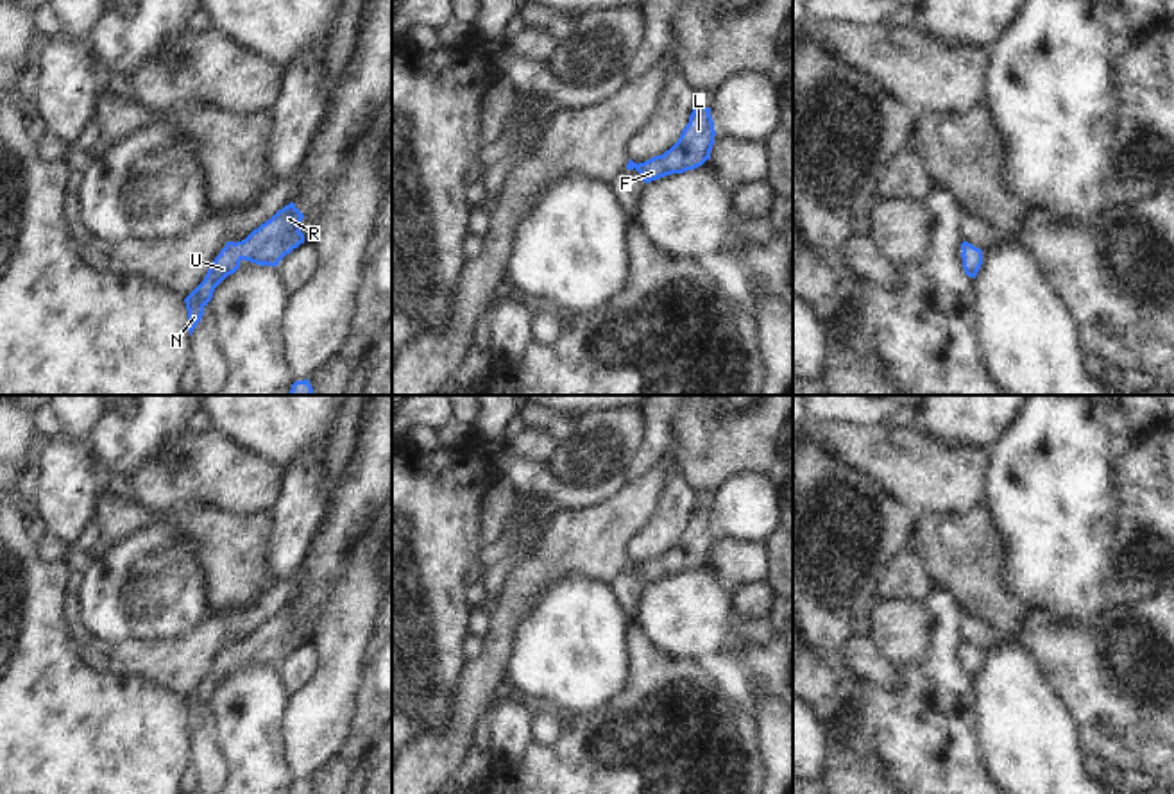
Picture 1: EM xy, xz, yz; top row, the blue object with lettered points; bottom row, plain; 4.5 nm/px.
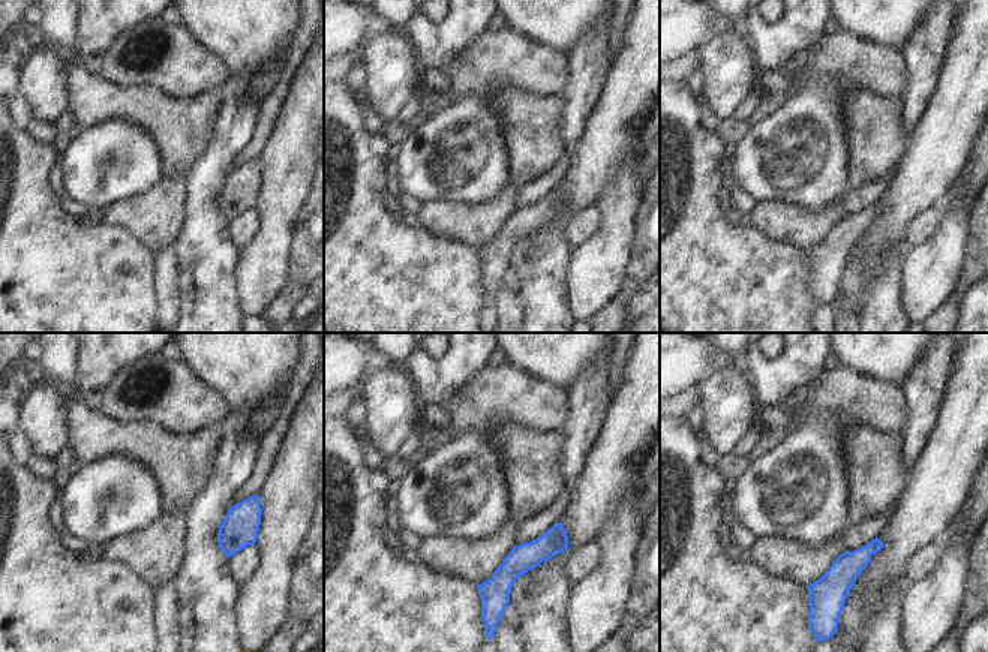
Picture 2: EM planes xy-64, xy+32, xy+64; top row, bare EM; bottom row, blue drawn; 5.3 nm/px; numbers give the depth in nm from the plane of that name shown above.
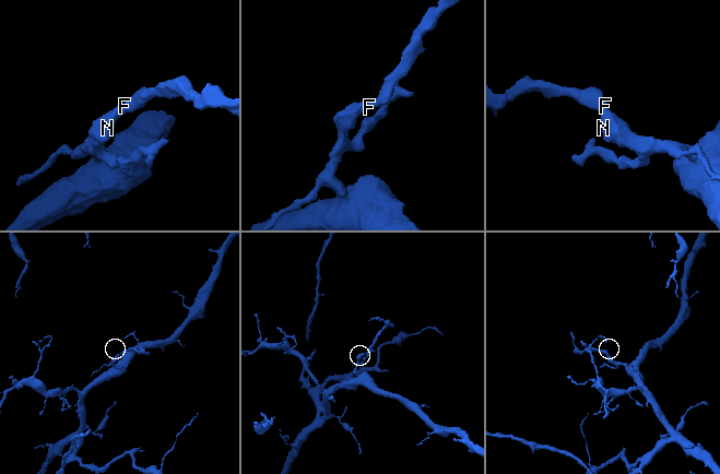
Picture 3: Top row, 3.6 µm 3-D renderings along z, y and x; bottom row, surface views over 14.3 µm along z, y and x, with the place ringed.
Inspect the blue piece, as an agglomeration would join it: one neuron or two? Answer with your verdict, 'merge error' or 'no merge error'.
no merge error

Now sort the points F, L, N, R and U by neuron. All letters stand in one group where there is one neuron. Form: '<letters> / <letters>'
F L N R U

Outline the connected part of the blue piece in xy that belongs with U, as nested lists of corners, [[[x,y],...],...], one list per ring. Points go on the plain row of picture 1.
[[[290,603],[245,640],[225,644],[204,681],[184,699],[190,737],[200,722],[215,688],[240,669],[242,660],[261,667],[277,667],[286,655],[304,644],[304,635],[301,633],[302,619],[304,615]]]

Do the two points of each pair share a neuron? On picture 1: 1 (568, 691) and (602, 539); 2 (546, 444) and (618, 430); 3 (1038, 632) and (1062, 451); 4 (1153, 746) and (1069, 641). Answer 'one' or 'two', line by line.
1: two
2: two
3: two
4: one

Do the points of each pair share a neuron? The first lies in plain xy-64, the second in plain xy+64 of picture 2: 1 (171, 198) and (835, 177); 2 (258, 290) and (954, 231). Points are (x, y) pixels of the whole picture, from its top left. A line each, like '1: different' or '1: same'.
1: different
2: same

